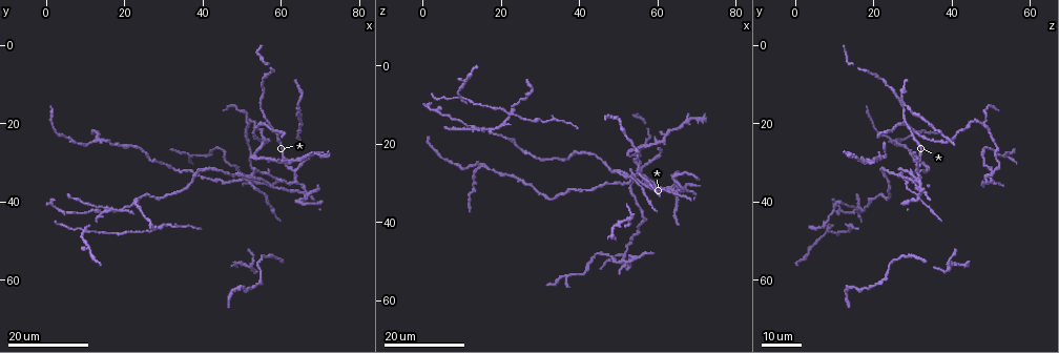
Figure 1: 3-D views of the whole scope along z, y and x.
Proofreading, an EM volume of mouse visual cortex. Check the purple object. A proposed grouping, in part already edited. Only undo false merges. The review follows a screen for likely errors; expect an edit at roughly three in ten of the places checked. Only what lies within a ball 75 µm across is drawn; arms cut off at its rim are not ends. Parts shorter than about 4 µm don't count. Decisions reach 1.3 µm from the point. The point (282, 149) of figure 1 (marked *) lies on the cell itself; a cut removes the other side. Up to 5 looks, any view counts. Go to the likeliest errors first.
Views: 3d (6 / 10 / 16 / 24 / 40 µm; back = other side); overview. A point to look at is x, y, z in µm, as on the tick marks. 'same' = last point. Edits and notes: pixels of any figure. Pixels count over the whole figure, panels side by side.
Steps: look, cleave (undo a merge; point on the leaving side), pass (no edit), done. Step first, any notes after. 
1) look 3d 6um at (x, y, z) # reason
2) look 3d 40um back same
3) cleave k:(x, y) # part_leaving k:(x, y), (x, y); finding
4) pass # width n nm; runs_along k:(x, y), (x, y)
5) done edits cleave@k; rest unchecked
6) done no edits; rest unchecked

look 3d 24um at (16.5, 42.0, 16.0)

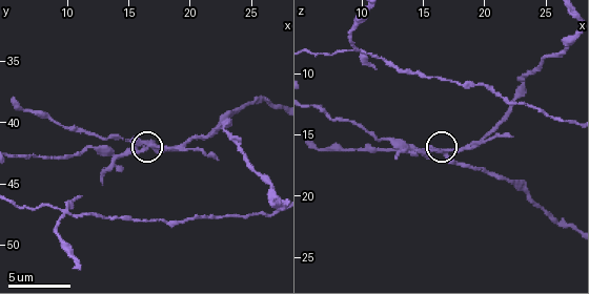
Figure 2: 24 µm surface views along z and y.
look 3d 6um at (16.8, 41.6, 16.2) # zoom in

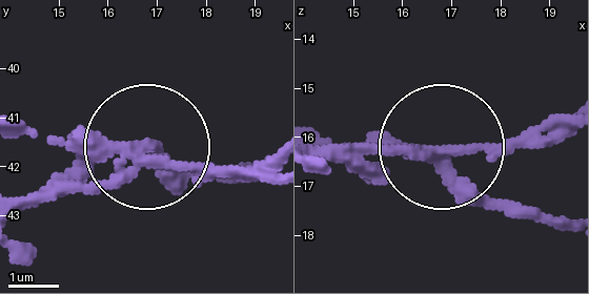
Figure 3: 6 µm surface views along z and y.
cleave 3:(211, 174) # width 220 nm; part_leaving 3:(141, 147), (95, 180), (20, 196); two cells meet here

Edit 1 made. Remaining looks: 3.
look 3d 24um at (50.0, 33.5, 28.0) # side arm on a straight run

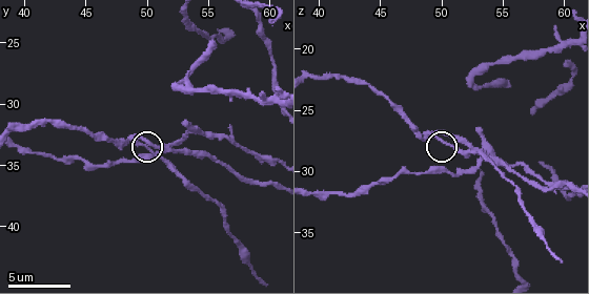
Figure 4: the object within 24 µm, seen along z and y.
look 3d 6um at (49.6, 33.4, 27.4)

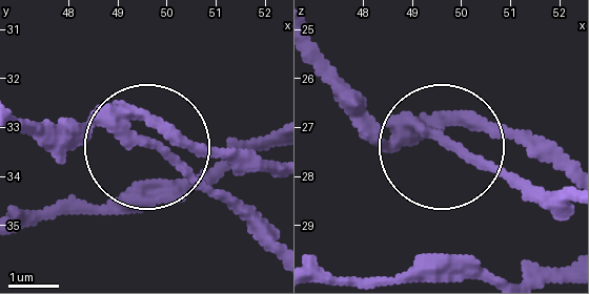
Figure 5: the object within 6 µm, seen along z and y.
cleave 5:(165, 156) # side_arm 57 um; arms 3; a second cell is stuck on

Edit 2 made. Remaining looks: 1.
done edits cleave@3, cleave@5; rest unchecked

